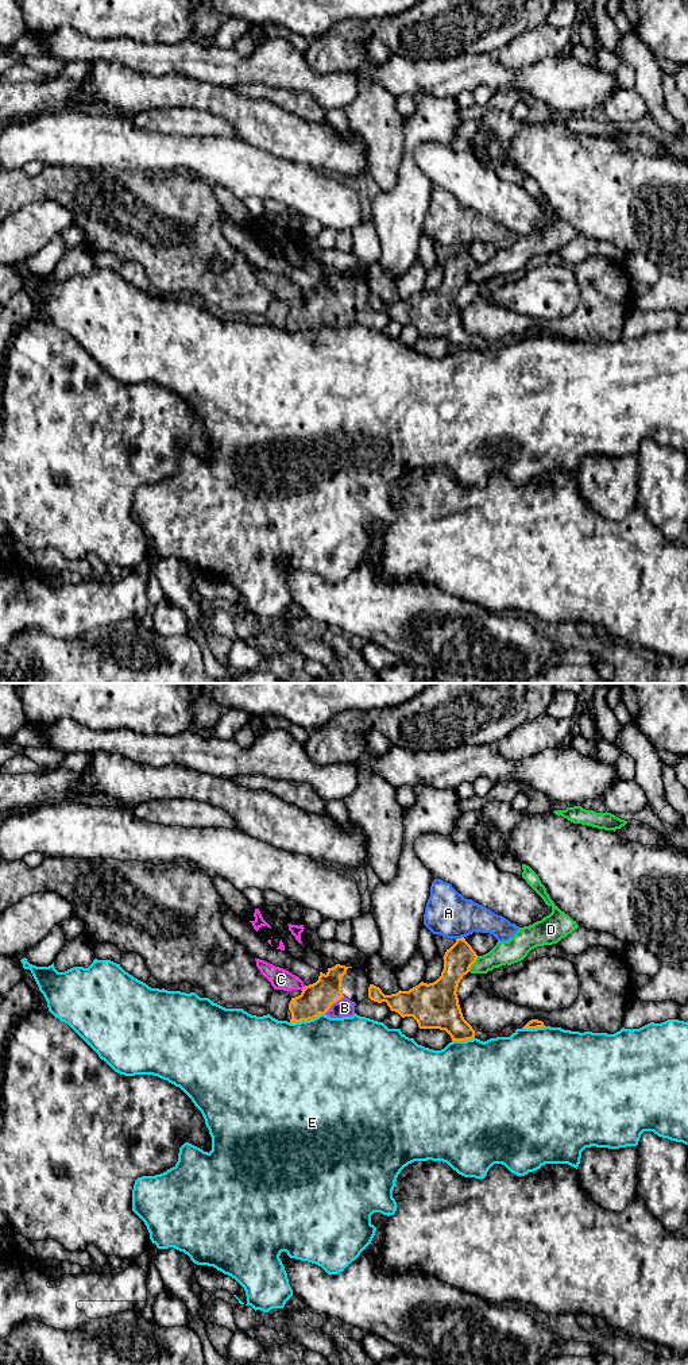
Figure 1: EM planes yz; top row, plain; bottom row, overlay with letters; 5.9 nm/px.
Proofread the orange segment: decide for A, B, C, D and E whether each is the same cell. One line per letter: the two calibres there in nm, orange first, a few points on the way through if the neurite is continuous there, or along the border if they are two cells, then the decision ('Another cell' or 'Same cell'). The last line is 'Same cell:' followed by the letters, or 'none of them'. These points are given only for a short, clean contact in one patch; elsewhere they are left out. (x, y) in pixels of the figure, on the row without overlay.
A: Thickness 170 nm (orange) against 280 nm. Boundary: yz (463, 245), (456, 249). Another cell
B: Thickness 190 nm (orange) against 110 nm. Same cell
C: Thickness 190 nm (orange) against 130 nm. Boundary: yz (305, 295), (301, 299). Another cell
D: Thickness 170 nm (orange) against 140 nm. Boundary: yz (478, 265), (468, 280). Another cell
E: Thickness 190 nm (orange) against 500 nm. Another cell
Same cell: B

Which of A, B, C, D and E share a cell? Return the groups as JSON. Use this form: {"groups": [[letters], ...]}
{"groups": [["A"], ["B"], ["C"], ["D"], ["E"]]}

